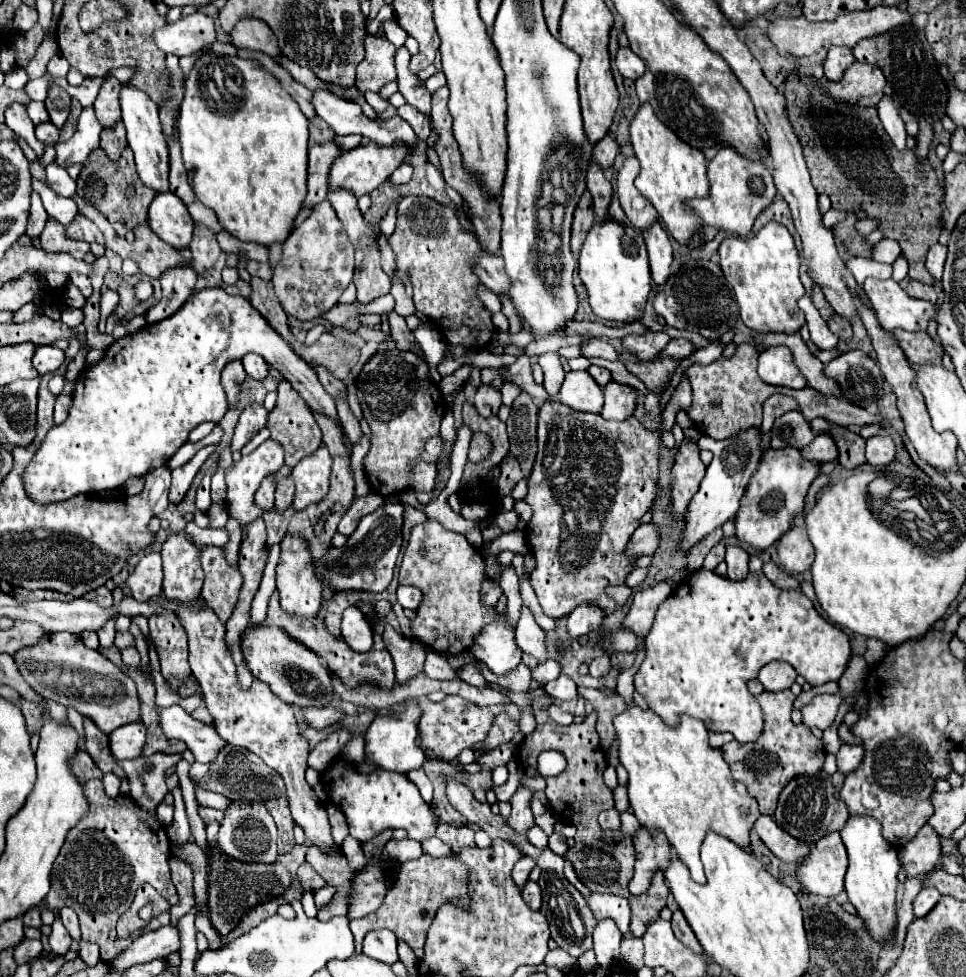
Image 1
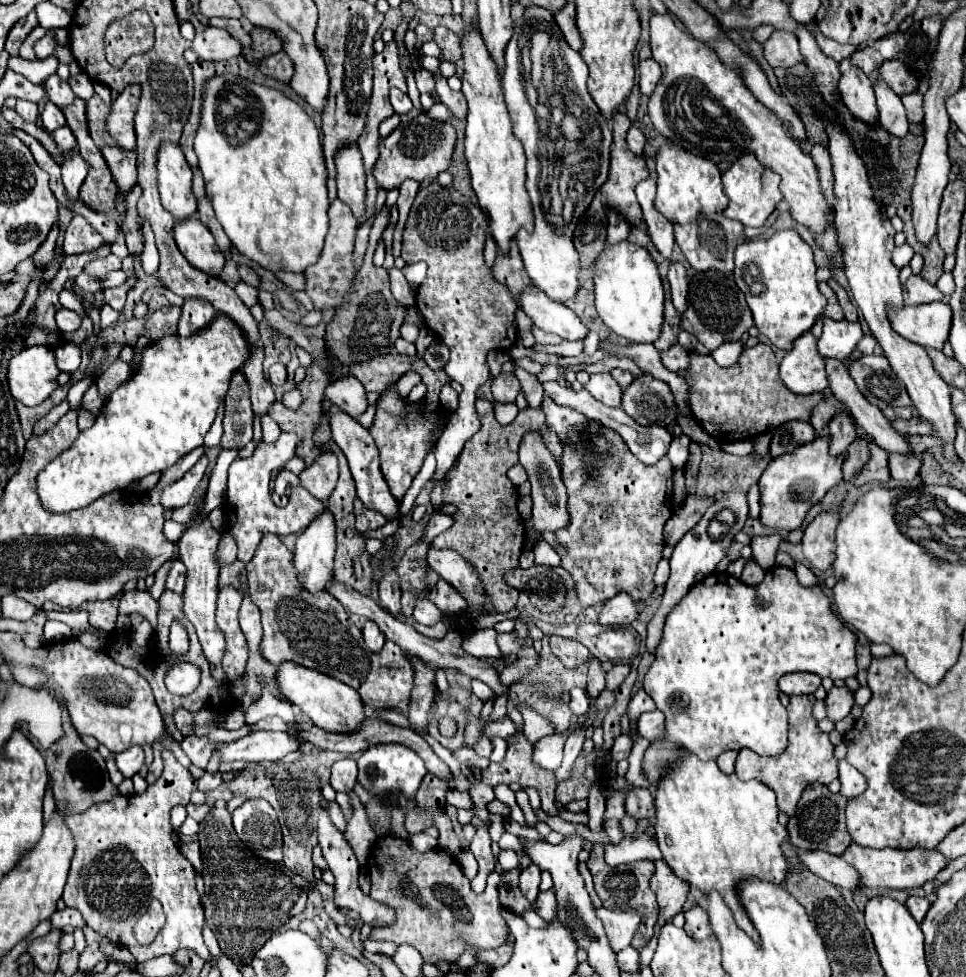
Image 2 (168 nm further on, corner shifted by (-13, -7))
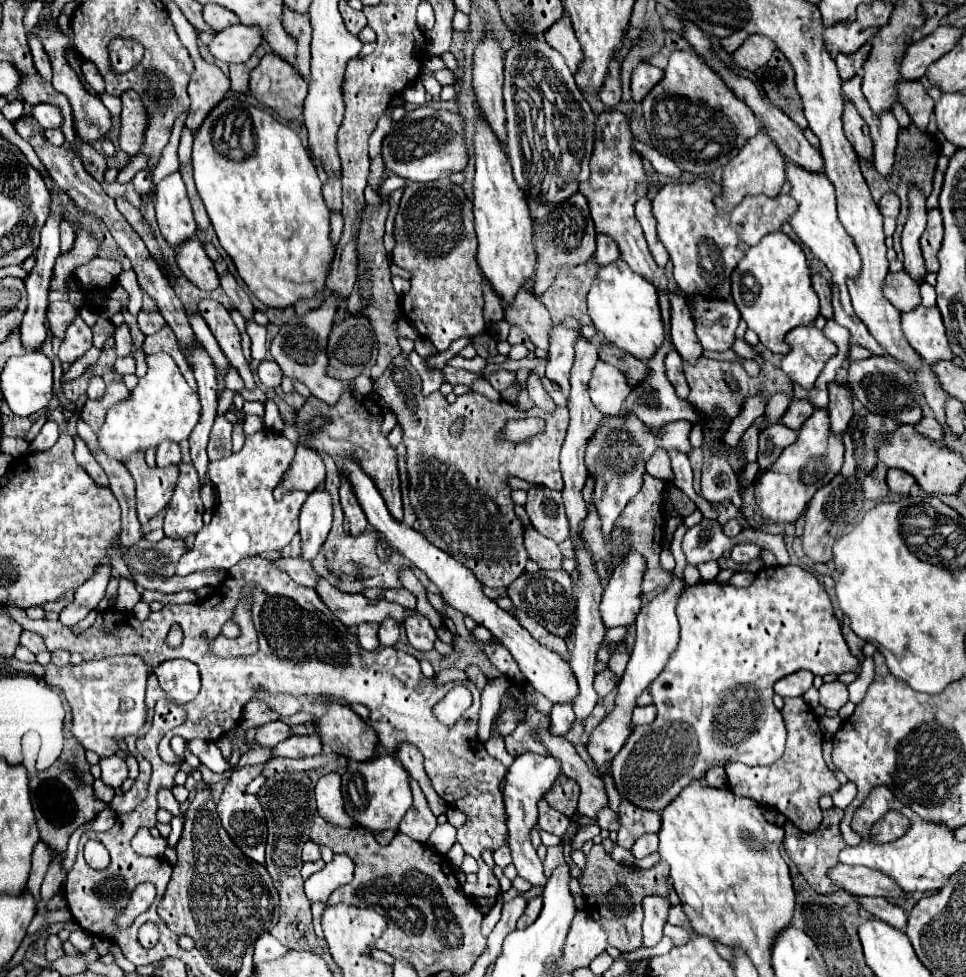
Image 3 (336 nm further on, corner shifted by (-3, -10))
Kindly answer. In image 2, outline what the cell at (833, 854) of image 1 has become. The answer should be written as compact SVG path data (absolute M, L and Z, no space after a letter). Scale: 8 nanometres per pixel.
M851 844L845 850L845 860L853 864L859 870L861 882L865 888L869 886L889 886L897 890L907 890L907 888L919 888L925 882L935 880L935 876L947 866L945 856L941 856L935 850L925 852L923 848L911 848L911 850L897 850L897 848L883 848L883 850L873 850L873 848L863 848L859 844Z

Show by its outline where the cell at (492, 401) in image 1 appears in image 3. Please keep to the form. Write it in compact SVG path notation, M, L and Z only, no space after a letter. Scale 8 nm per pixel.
M497 371L497 373L489 375L489 383L499 393L503 393L505 389L509 389L513 385L513 381L515 381L515 373L513 371Z

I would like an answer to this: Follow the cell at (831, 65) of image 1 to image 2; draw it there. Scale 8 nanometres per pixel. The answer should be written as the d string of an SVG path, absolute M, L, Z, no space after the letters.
M851 66L851 70L841 76L839 92L845 106L849 108L849 112L853 112L853 116L857 116L857 120L865 124L879 122L873 84L867 74L863 74L857 66Z

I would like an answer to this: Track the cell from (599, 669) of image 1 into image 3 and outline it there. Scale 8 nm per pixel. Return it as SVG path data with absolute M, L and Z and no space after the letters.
M603 669L601 673L595 675L595 691L599 693L599 697L605 697L615 687L617 687L617 679L611 669Z

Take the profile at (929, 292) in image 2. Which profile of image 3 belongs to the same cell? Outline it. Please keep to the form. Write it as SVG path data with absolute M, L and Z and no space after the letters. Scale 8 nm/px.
M907 271L889 273L885 279L885 297L903 313L921 305L919 283L915 283Z

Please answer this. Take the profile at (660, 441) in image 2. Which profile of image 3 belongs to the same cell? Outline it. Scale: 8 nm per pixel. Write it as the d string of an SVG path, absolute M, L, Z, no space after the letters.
M657 449L651 459L647 461L647 473L653 477L659 477L663 481L671 481L673 473L671 473L671 465L669 465L669 455L663 449Z

